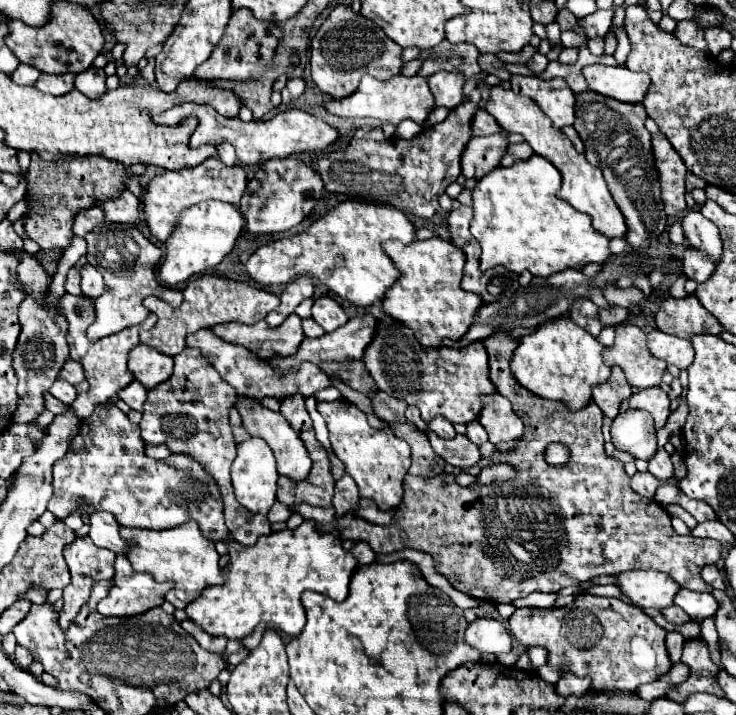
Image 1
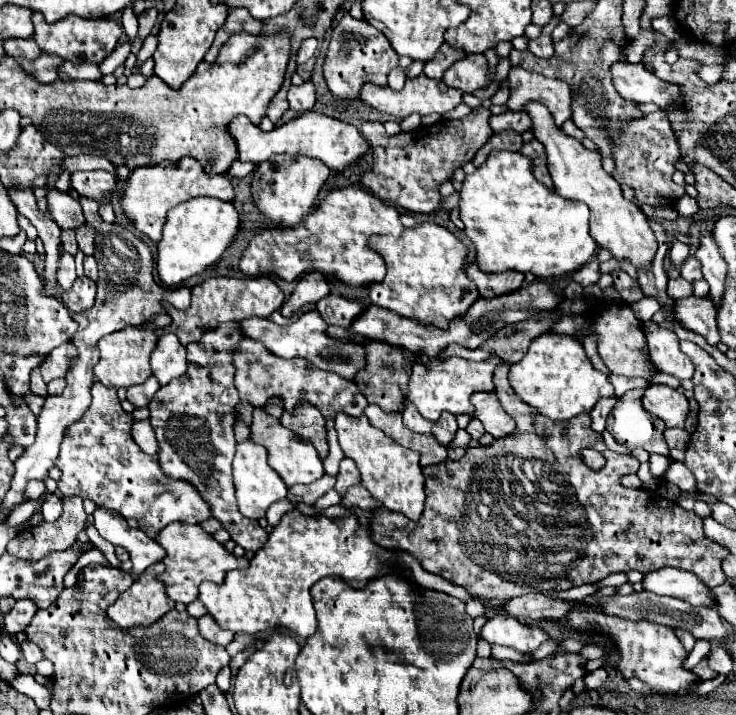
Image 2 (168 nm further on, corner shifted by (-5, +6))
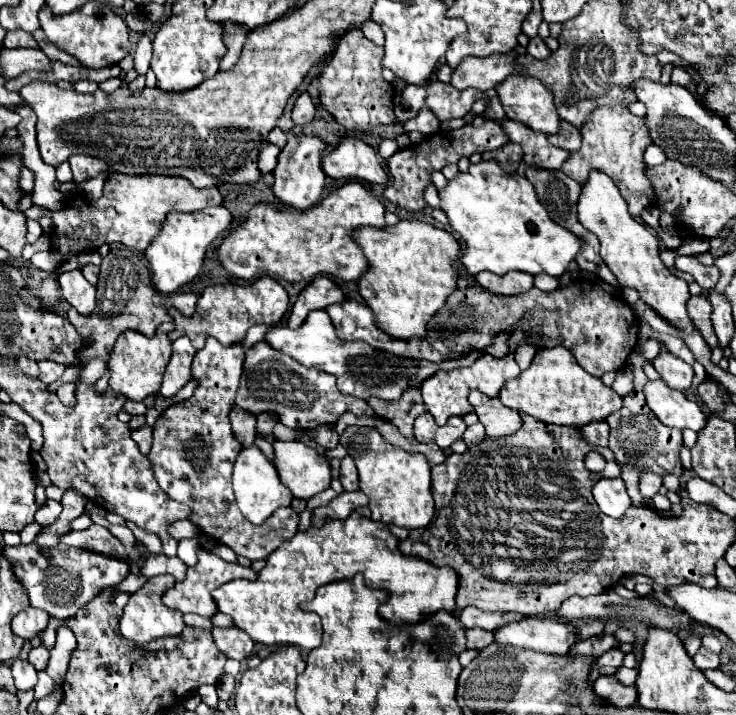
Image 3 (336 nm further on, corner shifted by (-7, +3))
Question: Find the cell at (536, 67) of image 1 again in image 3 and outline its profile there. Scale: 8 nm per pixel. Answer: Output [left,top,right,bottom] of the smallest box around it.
[526,37,550,59]

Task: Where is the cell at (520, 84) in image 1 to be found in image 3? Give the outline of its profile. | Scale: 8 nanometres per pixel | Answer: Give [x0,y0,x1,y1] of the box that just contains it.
[496,75,560,133]

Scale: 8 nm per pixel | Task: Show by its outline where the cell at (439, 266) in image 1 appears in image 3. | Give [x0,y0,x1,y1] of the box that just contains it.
[354,221,460,339]

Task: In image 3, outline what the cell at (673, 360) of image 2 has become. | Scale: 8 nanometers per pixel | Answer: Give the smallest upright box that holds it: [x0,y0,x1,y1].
[652,351,694,391]

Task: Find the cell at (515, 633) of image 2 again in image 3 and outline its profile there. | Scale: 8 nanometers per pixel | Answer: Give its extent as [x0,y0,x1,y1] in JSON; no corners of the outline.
[494,619,576,655]

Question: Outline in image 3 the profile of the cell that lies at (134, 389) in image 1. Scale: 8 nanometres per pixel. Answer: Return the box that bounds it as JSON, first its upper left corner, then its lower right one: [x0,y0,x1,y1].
[124,397,156,415]

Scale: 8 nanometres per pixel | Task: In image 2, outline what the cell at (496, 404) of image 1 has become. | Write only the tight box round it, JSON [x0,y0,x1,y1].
[472,392,516,438]

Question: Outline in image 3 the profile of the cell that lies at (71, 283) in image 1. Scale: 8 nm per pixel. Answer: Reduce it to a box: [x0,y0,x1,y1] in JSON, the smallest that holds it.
[58,269,96,315]

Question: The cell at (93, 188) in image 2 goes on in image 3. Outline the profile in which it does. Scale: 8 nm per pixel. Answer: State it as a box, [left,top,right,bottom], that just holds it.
[68,155,108,183]

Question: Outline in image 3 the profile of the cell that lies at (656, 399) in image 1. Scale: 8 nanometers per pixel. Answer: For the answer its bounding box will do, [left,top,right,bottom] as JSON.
[644,379,706,431]

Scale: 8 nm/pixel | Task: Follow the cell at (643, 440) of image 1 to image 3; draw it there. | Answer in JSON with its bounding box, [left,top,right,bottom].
[606,351,682,475]

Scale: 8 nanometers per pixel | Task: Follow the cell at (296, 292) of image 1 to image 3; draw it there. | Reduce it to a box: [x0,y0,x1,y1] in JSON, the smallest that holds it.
[288,277,344,329]

